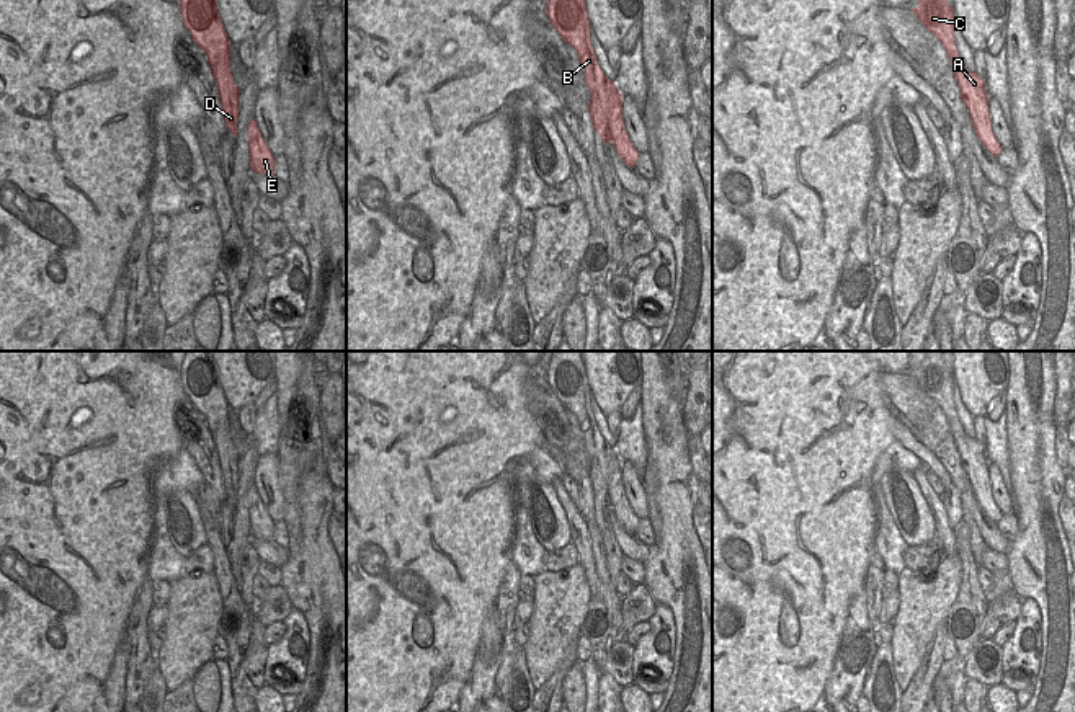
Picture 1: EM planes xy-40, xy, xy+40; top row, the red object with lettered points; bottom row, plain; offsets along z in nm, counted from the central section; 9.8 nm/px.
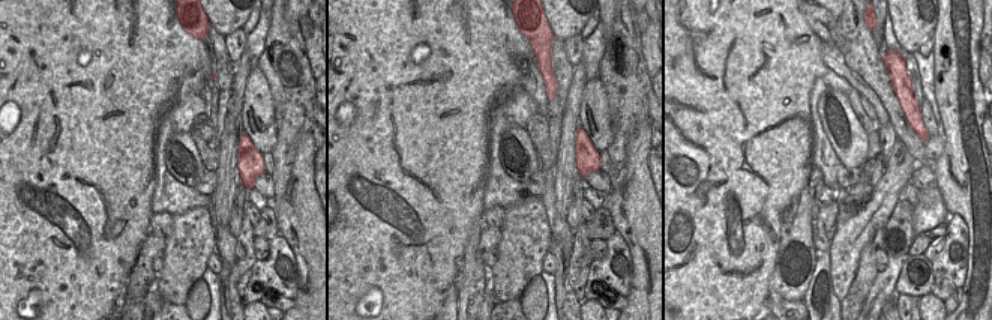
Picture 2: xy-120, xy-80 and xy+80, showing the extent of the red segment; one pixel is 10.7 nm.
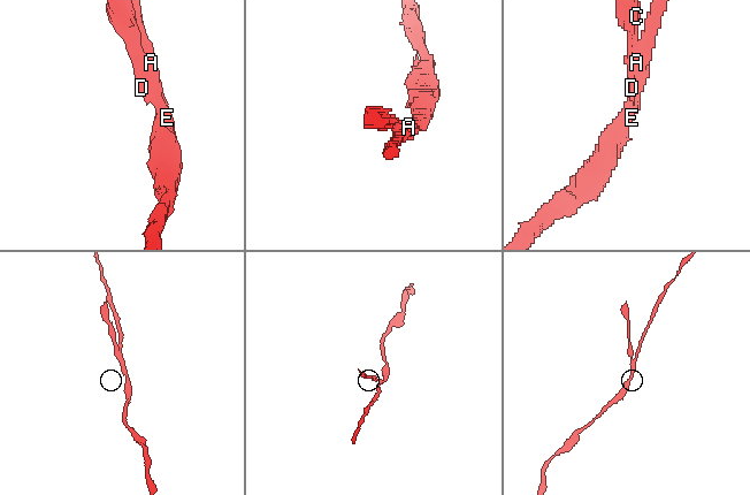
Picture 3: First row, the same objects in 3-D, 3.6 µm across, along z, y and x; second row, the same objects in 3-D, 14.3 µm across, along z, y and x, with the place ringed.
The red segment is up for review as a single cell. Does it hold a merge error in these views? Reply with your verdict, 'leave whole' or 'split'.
split

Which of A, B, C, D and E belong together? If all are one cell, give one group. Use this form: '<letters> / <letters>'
A E / B C D

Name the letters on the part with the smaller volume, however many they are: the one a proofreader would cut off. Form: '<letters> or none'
B, C, D

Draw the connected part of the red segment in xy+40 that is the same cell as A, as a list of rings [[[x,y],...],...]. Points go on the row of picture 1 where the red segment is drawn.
[[[966,72],[959,75],[961,87],[964,91],[964,105],[969,109],[969,116],[974,124],[974,131],[984,147],[995,157],[1001,154],[1001,145],[997,140],[992,131],[992,119],[988,113],[988,95],[985,91],[984,78],[980,78],[975,72]]]

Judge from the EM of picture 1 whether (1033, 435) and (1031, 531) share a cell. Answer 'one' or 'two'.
one

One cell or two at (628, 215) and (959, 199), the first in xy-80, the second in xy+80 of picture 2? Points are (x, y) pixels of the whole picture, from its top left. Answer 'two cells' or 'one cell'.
one cell

